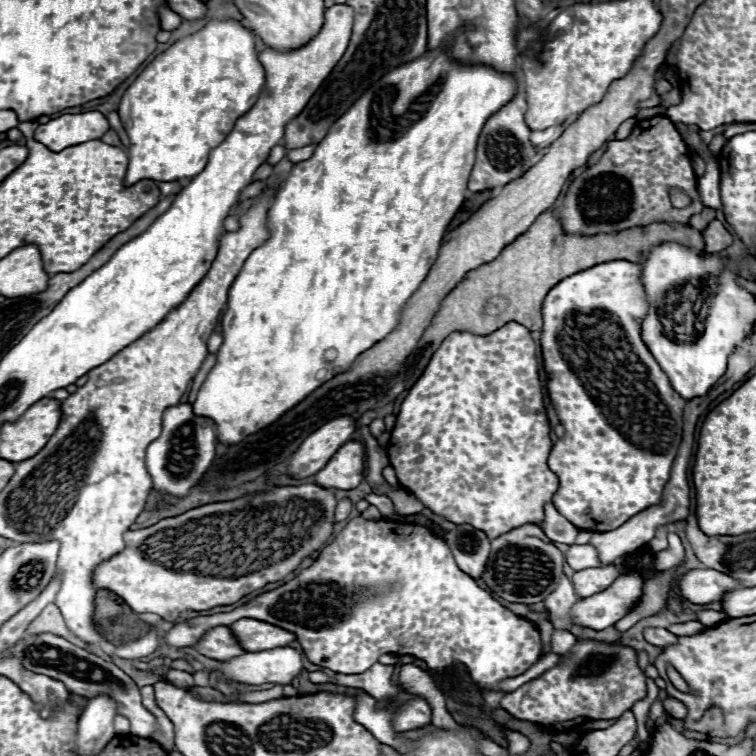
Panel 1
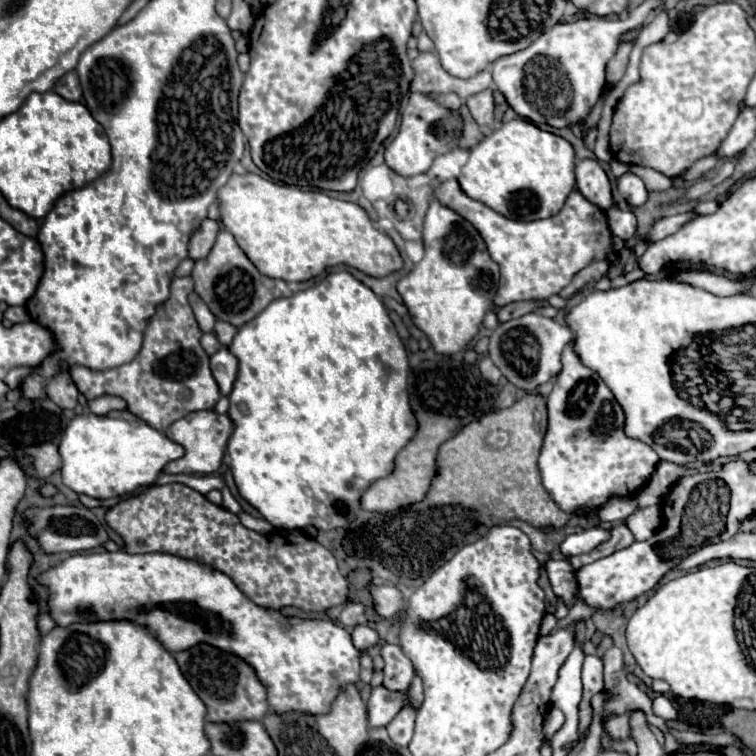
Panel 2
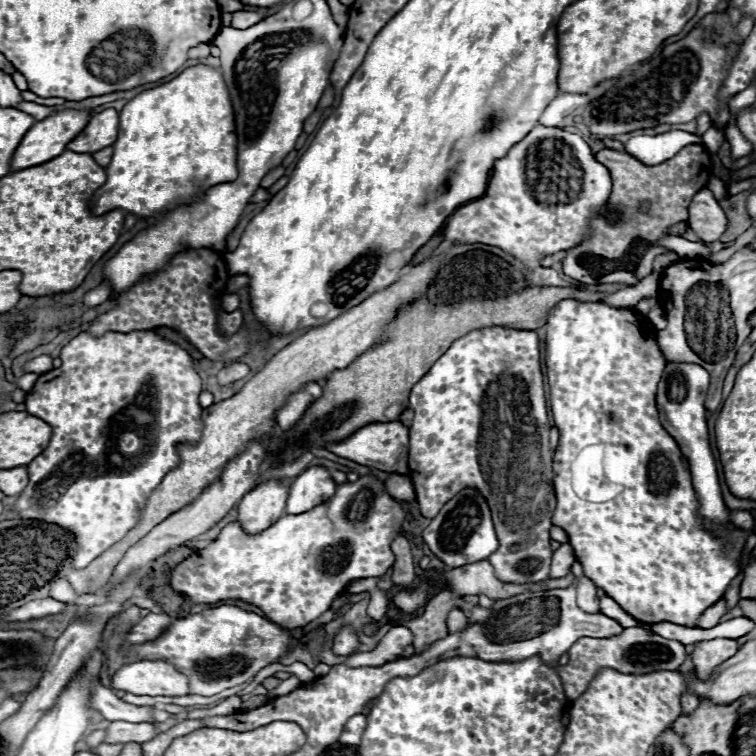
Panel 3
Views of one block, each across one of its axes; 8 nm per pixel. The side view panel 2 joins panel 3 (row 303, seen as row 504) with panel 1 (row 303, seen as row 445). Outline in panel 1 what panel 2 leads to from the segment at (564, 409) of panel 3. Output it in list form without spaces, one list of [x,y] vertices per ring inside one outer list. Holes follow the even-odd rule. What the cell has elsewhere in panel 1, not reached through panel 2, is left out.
[[[626,260],[604,262],[604,264],[592,266],[588,270],[576,272],[576,274],[564,278],[562,282],[558,282],[548,292],[548,296],[544,298],[544,306],[542,306],[544,328],[542,328],[542,336],[540,336],[542,356],[544,356],[544,370],[548,374],[550,400],[554,402],[558,418],[560,418],[560,424],[566,430],[566,436],[562,440],[558,440],[558,446],[552,448],[550,458],[548,458],[550,470],[554,470],[554,474],[560,478],[560,486],[558,486],[552,502],[574,526],[578,526],[582,530],[592,530],[592,532],[614,530],[614,528],[622,526],[634,514],[646,510],[648,506],[660,504],[662,490],[664,490],[666,482],[670,480],[670,468],[672,468],[672,462],[676,458],[676,452],[678,452],[678,446],[680,446],[680,440],[682,440],[682,412],[684,412],[684,406],[686,406],[688,400],[684,400],[672,388],[668,376],[662,372],[662,368],[652,358],[652,354],[648,352],[646,344],[640,338],[640,324],[642,324],[642,318],[646,316],[646,312],[648,312],[648,302],[644,298],[644,290],[642,290],[642,284],[640,284],[640,266],[634,264],[634,262],[626,262]]]

